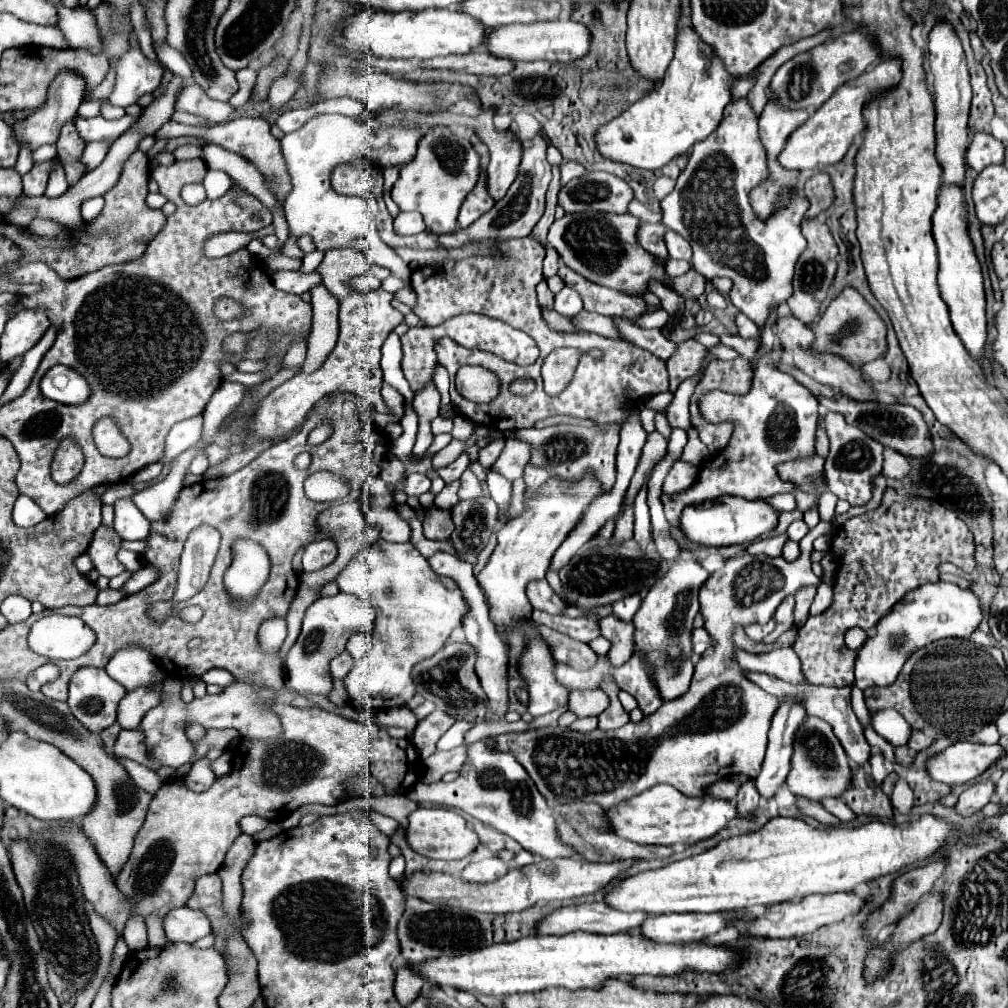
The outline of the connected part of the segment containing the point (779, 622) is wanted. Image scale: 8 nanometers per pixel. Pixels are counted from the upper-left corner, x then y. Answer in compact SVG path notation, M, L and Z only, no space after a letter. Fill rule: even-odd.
M790 594L790 598L786 598L786 602L782 602L782 606L778 606L776 614L774 614L774 620L776 620L776 628L772 634L766 636L764 642L774 642L780 634L784 634L786 630L790 630L794 626L794 616L792 616L792 610L794 610L794 596Z

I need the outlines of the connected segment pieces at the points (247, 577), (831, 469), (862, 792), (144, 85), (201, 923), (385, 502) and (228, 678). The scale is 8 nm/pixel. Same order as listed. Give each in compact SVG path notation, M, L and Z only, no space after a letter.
M236 540L232 544L232 563L224 576L224 586L236 600L254 596L268 574L270 560L262 546L252 540Z
M826 412L824 416L824 428L830 438L830 454L826 458L826 484L828 490L838 496L840 500L850 502L850 506L864 506L870 502L874 492L874 478L882 474L882 452L884 446L878 446L870 436L862 434L856 426L850 426L842 414Z
M854 770L854 790L850 790L850 794L844 794L842 798L856 814L882 820L894 818L888 796L872 780L866 778L864 770Z
M130 48L116 60L116 82L110 94L114 106L136 104L140 96L154 92L162 82L162 68L150 62L140 48Z
M188 906L170 910L164 918L166 938L172 942L188 942L194 944L196 940L208 936L212 932L210 918L202 910L192 910Z
M372 478L364 484L364 494L368 502L362 504L362 512L368 524L380 528L380 536L388 542L408 542L410 526L402 520L398 510L394 508L392 494L386 488L382 478Z
M212 668L210 670L210 680L204 680L206 684L218 684L218 686L228 686L234 680L234 676L222 668Z

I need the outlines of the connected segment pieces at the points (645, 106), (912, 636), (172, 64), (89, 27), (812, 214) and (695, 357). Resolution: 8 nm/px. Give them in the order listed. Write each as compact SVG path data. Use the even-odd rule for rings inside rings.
M686 28L676 38L674 60L660 86L596 130L594 140L598 152L612 162L632 168L660 170L672 158L688 154L694 142L704 140L714 132L722 120L724 106L730 102L732 82L732 74L728 74L722 62L714 58L710 46L706 46L692 28Z
M936 582L936 584L924 584L916 590L910 590L894 610L878 622L876 634L868 638L868 642L858 650L858 662L856 662L856 680L854 684L860 690L866 690L868 686L888 686L890 684L890 666L892 664L892 682L896 680L900 668L904 666L910 652L940 640L948 636L956 638L968 638L982 622L982 606L980 600L972 590L962 590L956 584Z
M164 44L164 46L154 46L154 50L156 50L156 54L158 54L158 58L174 72L174 74L178 74L178 76L182 76L184 80L190 80L190 74L192 74L192 70L190 70L190 66L188 66L188 62L176 52L176 50L172 50L168 44Z
M58 8L56 28L62 32L64 40L70 48L88 48L92 52L100 52L100 36L94 24L94 16L84 8Z
M818 172L816 176L812 176L806 184L804 184L804 194L810 200L810 208L806 212L808 218L816 218L820 212L828 210L834 202L834 188L832 188L832 180L826 172Z
M686 340L676 344L676 352L666 362L668 374L670 374L670 390L674 392L682 380L696 374L698 368L702 366L702 360L704 360L704 354L698 354L696 340Z

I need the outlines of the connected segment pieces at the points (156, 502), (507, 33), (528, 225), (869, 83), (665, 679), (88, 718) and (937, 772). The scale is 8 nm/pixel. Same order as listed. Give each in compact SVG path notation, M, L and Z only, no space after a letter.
M200 440L196 446L182 452L174 460L174 466L172 466L170 474L162 482L156 482L156 484L152 484L152 486L148 486L148 488L144 488L144 490L140 490L132 496L134 504L146 516L146 520L162 522L164 518L168 518L168 512L172 510L172 506L178 500L180 480L184 480L184 472L190 466L190 460L194 458L198 446L204 446L204 442Z
M554 20L554 22L534 22L534 24L506 24L486 30L482 46L496 58L506 60L558 60L570 62L586 54L590 44L590 30L572 20Z
M536 136L532 138L530 146L524 146L522 150L522 162L520 162L520 170L518 176L514 180L514 184L510 186L508 194L498 200L494 204L494 208L490 212L486 212L478 222L474 222L474 226L470 226L470 230L458 230L456 234L446 234L440 236L438 242L442 248L458 248L470 240L482 240L482 238L502 238L502 240L510 240L510 238L524 238L530 234L530 230L536 226L536 222L542 218L545 211L545 196L552 178L550 172L550 164L546 160L546 140L544 136Z
M882 60L874 68L866 70L858 78L842 84L836 94L832 94L830 100L822 104L802 126L798 126L786 140L784 150L778 156L778 162L786 170L816 170L824 168L826 164L834 164L844 158L848 146L852 144L854 136L864 130L864 120L862 120L862 106L864 102L880 90L892 88L896 82L900 82L900 62L898 60Z
M678 558L676 562L670 564L668 572L650 588L648 596L642 600L642 606L638 608L632 624L634 624L634 644L636 644L636 650L644 654L644 660L648 660L648 664L652 666L652 682L654 686L658 688L660 692L660 698L664 702L668 700L674 700L674 698L680 698L682 694L686 694L688 686L690 686L690 680L692 680L692 674L694 674L694 662L690 660L692 656L692 622L694 622L694 616L696 612L700 610L700 604L698 604L698 590L700 586L706 582L708 578L708 572L702 570L702 566L694 560L694 558Z
M82 668L74 674L72 682L70 682L70 698L68 698L68 706L70 712L90 730L90 732L102 732L104 728L112 726L116 722L116 710L118 710L118 702L126 696L126 688L120 686L116 680L112 680L106 670L102 668Z
M958 742L940 752L936 758L928 760L928 772L934 780L948 786L968 784L984 774L1004 754L1006 752L1000 744L986 746L974 742Z

